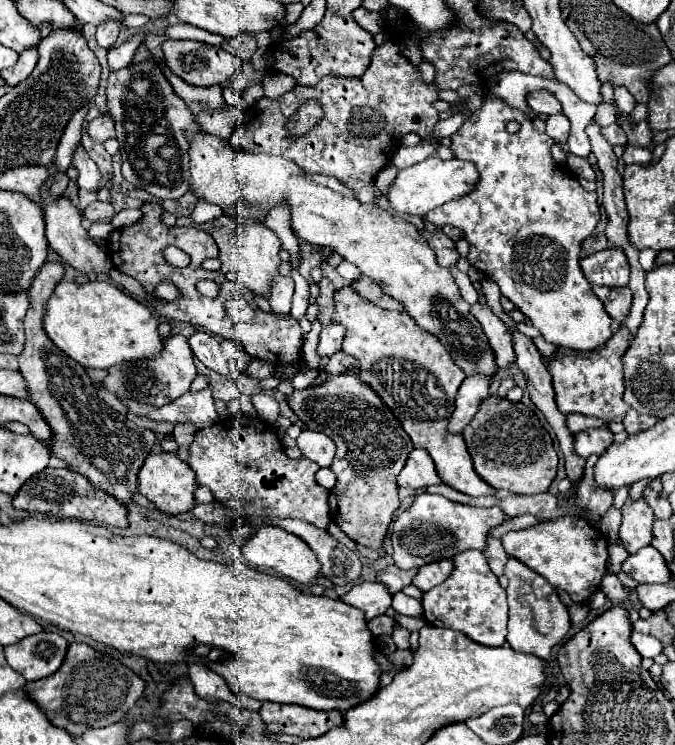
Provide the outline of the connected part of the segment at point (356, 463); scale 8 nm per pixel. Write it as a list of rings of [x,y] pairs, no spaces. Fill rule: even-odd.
[[[353,374],[295,390],[287,396],[287,404],[309,430],[327,434],[337,446],[331,464],[331,470],[337,474],[337,484],[329,494],[331,520],[357,544],[379,550],[393,512],[399,508],[395,478],[413,450],[413,442],[401,422],[383,404],[381,396]]]

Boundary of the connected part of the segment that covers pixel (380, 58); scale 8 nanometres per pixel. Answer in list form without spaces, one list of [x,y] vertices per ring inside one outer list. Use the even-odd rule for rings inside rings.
[[[387,40],[383,46],[379,46],[373,52],[371,66],[361,78],[335,78],[335,76],[325,76],[317,86],[295,86],[293,90],[285,92],[283,96],[271,100],[271,98],[261,98],[253,106],[249,106],[243,116],[239,118],[231,144],[235,148],[241,148],[251,154],[273,154],[287,158],[295,162],[305,174],[325,174],[333,176],[339,182],[343,182],[347,188],[353,190],[355,198],[359,202],[373,202],[381,192],[375,188],[375,178],[377,174],[389,164],[393,152],[399,148],[401,136],[407,132],[415,132],[419,136],[429,136],[433,126],[437,124],[437,110],[433,108],[433,102],[437,100],[437,88],[433,84],[423,84],[419,70],[409,64],[399,54],[399,46],[391,40]],[[315,98],[321,108],[323,108],[323,118],[303,136],[291,136],[287,130],[287,122],[291,116],[297,114],[297,110],[309,100]]]

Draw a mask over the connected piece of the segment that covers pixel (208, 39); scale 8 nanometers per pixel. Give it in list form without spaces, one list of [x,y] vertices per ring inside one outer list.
[[[175,24],[175,26],[169,26],[165,30],[165,34],[173,40],[197,40],[197,42],[205,42],[205,44],[211,44],[211,46],[221,46],[225,42],[223,36],[215,36],[213,32],[205,32],[201,28],[193,28],[189,24]]]

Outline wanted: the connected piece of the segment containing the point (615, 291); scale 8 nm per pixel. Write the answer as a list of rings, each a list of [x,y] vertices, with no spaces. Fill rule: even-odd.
[[[593,286],[593,292],[603,302],[607,314],[619,324],[621,318],[629,314],[631,304],[631,292],[629,288],[605,288],[605,286]]]

